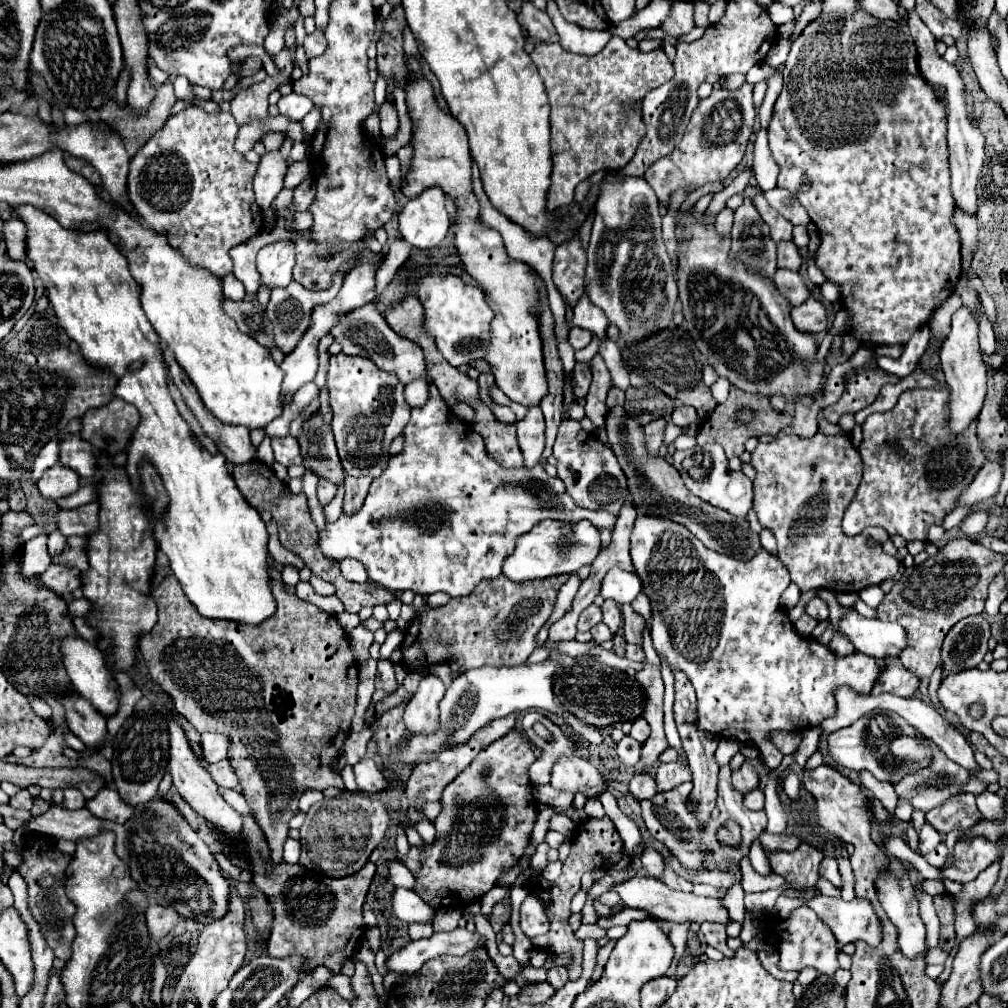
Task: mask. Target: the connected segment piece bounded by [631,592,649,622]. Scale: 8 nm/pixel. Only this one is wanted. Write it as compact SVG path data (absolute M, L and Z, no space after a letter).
M641 592L641 594L631 602L631 606L633 606L633 610L635 610L637 614L641 614L641 616L649 622L649 600L645 598L643 592Z

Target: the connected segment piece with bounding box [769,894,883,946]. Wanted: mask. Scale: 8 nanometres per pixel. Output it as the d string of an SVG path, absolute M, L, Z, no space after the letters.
M817 894L813 900L791 900L791 898L781 896L775 904L775 908L769 912L769 916L781 920L781 918L787 918L791 914L791 910L795 910L799 906L809 906L811 910L815 910L819 920L829 926L829 930L833 932L833 936L837 938L837 942L841 946L849 944L849 942L857 942L857 940L869 942L869 946L879 946L879 942L883 940L881 920L877 918L871 902L865 898L853 898L851 902L845 902L843 898L831 898L831 896L823 896L823 894Z

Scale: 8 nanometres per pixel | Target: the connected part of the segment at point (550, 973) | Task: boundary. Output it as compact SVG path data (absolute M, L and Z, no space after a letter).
M553 966L553 968L549 968L549 970L547 970L547 982L549 982L555 990L563 988L563 986L567 984L567 970L565 970L563 966Z

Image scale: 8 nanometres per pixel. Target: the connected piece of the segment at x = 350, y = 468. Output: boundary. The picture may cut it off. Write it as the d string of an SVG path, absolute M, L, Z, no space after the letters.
M343 352L331 356L327 370L329 400L333 408L333 434L347 476L377 478L389 464L389 446L409 422L411 406L403 398L403 386L391 374L377 370L367 358L351 358Z

